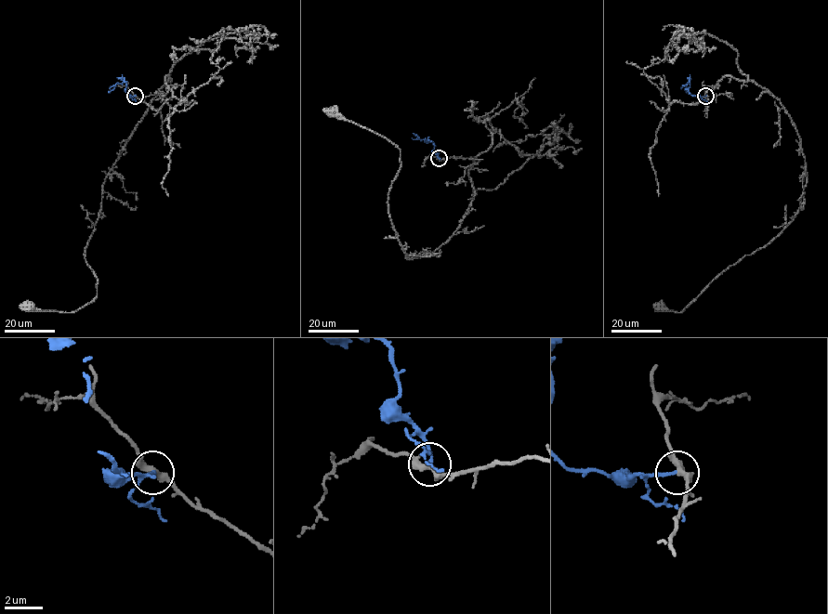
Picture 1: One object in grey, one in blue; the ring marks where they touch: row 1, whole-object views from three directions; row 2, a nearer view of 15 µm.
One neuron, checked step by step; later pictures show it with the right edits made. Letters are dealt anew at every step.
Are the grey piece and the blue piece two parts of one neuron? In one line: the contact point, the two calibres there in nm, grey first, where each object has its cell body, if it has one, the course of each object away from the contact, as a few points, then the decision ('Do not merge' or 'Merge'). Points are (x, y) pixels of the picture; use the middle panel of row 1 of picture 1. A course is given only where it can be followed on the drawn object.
Place: (439, 158). Thickness 360 nm (grey) against 180 nm. Soma of grey: (332, 111). Soma of blue: none. Course of grey: (438, 158), (476, 157), (468, 170), (474, 197), (445, 242), (407, 258), (388, 215), (400, 150), (332, 110). Course of blue: (438, 158), (434, 144), (428, 139), (412, 138). Do not merge

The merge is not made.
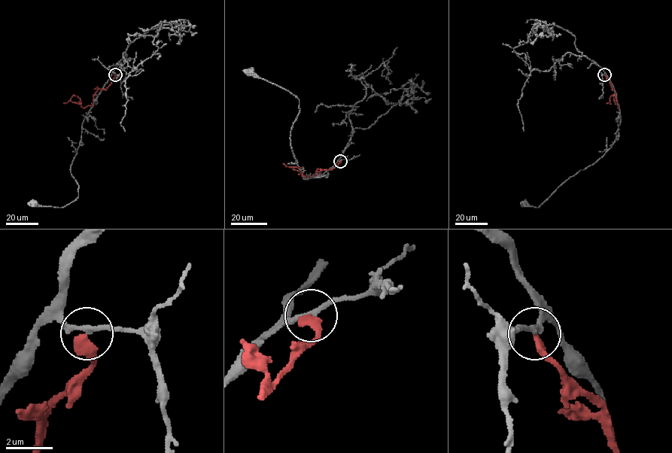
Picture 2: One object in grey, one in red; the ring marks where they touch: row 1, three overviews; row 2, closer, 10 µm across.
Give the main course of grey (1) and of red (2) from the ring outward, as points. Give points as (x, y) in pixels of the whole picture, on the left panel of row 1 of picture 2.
1: (115, 74), (111, 74), (83, 122), (81, 140), (70, 169), (79, 186), (78, 196), (62, 207), (33, 204)
2: (115, 74), (108, 86), (95, 94), (92, 106), (83, 107), (77, 96), (71, 98), (81, 104)

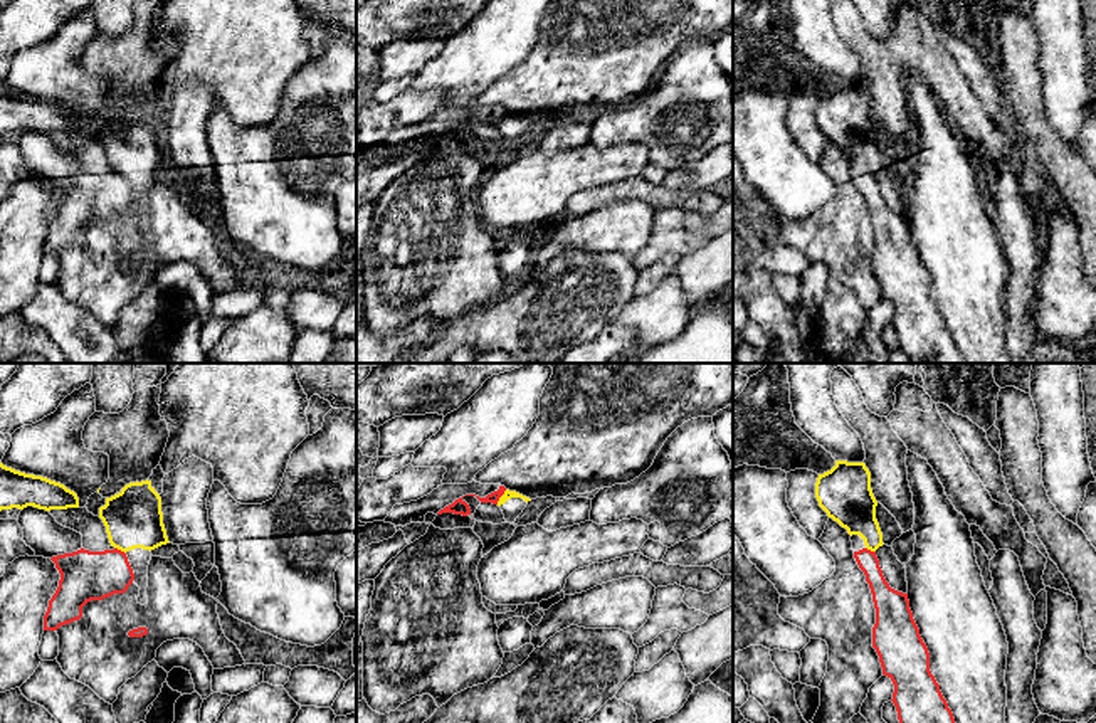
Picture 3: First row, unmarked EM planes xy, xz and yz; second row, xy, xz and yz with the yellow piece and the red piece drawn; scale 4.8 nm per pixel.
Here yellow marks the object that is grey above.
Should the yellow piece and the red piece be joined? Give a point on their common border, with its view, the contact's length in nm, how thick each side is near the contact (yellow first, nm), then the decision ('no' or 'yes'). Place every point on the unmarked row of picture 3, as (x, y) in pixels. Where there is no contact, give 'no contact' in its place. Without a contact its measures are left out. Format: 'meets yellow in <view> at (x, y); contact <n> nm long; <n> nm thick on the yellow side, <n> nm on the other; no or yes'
meets yellow in xz at (501, 120); contact 90 nm long; 50 nm thick on the yellow side, 50 nm on the other; no

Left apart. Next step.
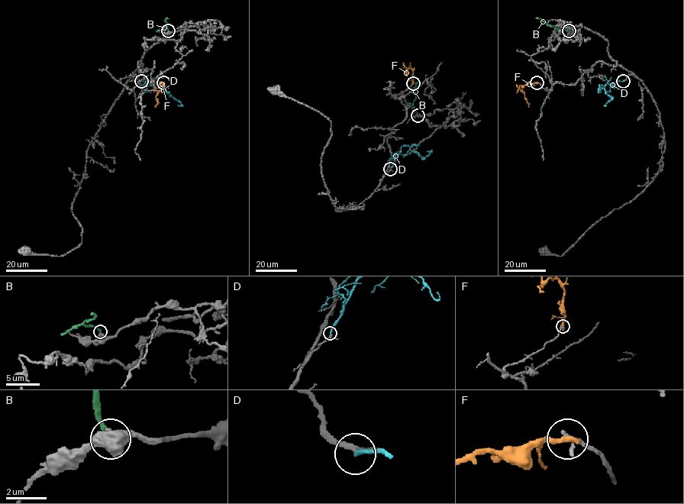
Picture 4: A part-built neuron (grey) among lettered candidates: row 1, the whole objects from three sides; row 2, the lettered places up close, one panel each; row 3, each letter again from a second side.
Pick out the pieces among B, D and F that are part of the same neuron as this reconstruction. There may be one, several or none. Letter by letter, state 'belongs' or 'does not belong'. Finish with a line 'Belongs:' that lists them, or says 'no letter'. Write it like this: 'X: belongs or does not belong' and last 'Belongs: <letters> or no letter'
B: does not belong
D: belongs
F: does not belong
Belongs: D

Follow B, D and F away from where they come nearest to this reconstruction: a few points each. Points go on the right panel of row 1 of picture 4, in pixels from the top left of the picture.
B: (569, 30), (550, 26), (540, 18), (536, 18)
D: (623, 81), (599, 85), (605, 92), (613, 97), (605, 105)
F: (537, 82), (522, 86), (528, 107)

